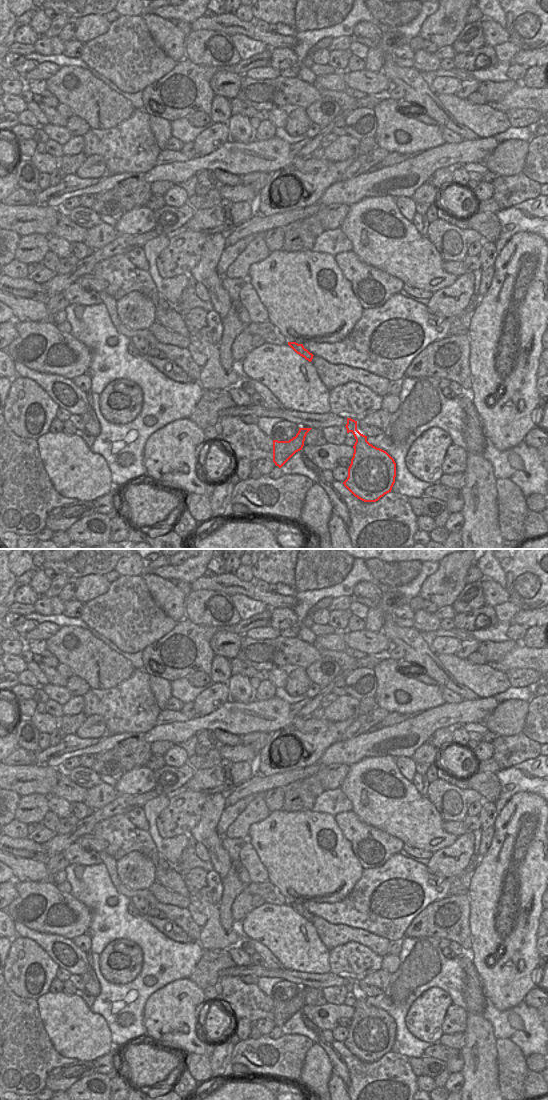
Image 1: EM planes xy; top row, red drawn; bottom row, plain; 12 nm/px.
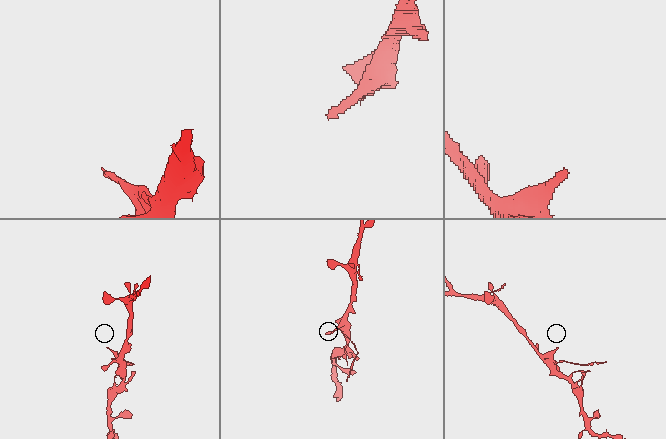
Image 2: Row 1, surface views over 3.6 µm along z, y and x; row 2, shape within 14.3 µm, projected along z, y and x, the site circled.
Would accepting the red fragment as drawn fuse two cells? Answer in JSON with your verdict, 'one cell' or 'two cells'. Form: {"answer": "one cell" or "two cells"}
{"answer": "two cells"}

